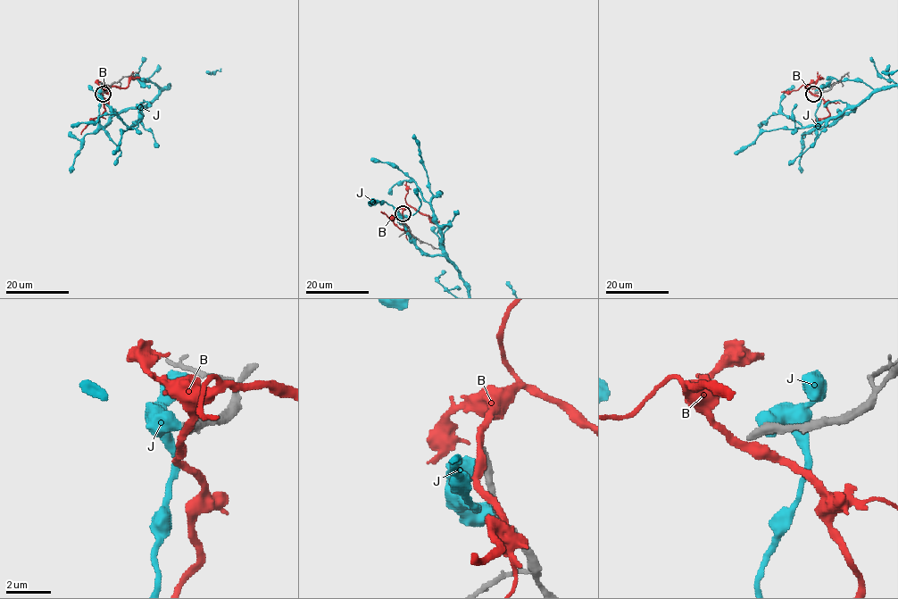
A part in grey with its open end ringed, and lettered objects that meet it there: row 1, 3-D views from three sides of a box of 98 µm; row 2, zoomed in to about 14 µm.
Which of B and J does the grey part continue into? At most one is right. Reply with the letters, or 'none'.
none

